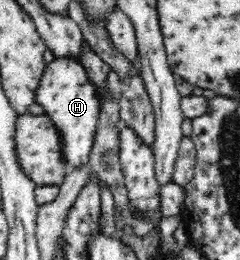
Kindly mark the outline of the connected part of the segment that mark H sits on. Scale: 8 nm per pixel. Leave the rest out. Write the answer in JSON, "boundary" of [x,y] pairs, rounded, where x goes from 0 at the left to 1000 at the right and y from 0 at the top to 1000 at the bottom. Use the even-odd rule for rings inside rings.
{"boundary":[[[304,215],[229,219],[192,254],[167,308],[150,346],[150,392],[225,458],[242,504],[258,512],[267,596],[283,612],[283,635],[313,642],[350,631],[371,577],[388,565],[425,396],[408,365],[408,327],[383,312],[338,231]]]}

